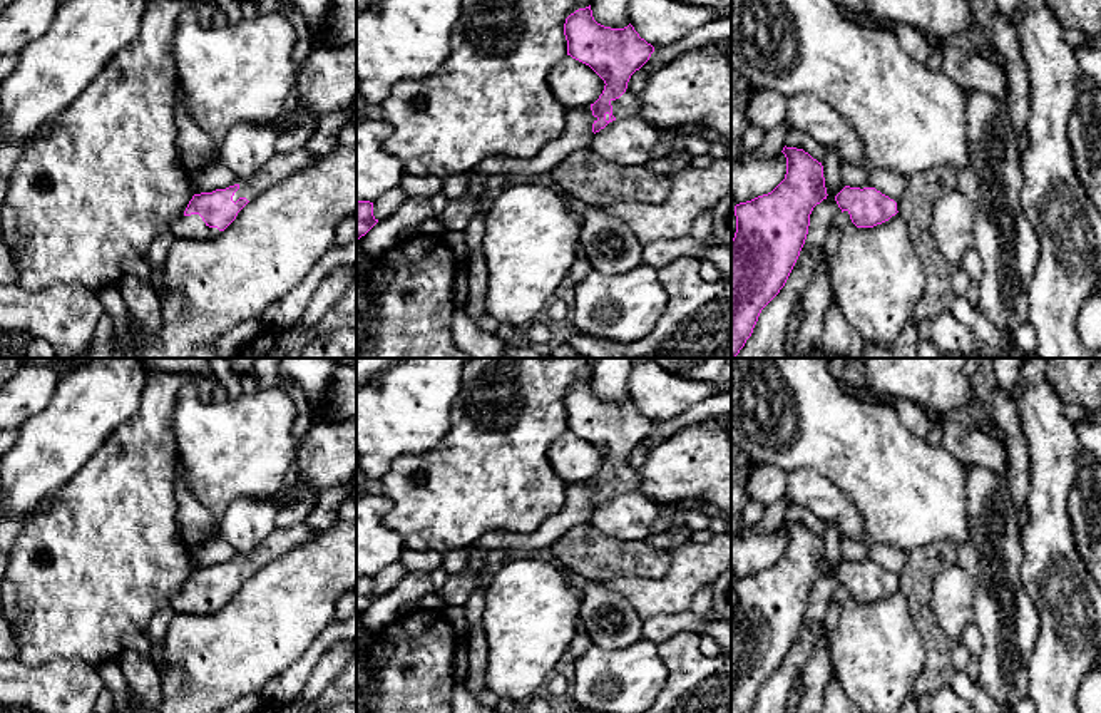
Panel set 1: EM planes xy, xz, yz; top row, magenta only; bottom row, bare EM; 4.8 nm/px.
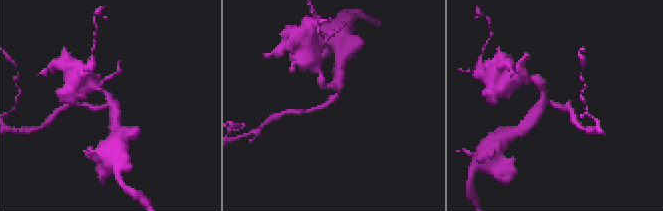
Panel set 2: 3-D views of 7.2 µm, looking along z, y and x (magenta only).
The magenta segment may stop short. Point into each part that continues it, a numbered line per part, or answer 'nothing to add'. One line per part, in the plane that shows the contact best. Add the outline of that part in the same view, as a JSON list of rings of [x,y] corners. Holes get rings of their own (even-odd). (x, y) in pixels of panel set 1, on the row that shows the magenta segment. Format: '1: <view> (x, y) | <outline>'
1: xz (626, 106) | [[[626,89],[626,92],[619,99],[611,100],[611,105],[612,115],[616,119],[624,119],[639,114],[639,102],[636,99],[636,94],[632,94],[629,89]]]

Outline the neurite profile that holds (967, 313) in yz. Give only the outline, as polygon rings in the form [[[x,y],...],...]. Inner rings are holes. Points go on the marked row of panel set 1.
[[[955,296],[950,315],[967,326],[977,340],[991,348],[997,348],[1001,351],[1012,351],[1016,348],[1012,333],[1006,333],[997,330],[977,308],[977,305],[970,303],[965,296]]]

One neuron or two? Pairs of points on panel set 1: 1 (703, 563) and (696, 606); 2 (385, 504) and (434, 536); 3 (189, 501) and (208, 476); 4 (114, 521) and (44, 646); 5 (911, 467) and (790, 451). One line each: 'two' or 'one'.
1: two
2: two
3: two
4: one
5: one

